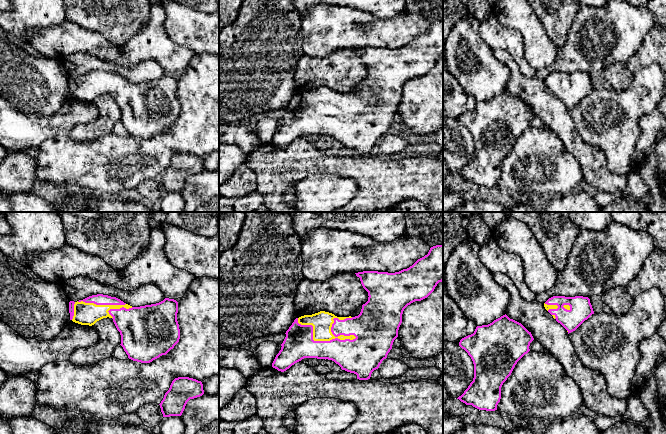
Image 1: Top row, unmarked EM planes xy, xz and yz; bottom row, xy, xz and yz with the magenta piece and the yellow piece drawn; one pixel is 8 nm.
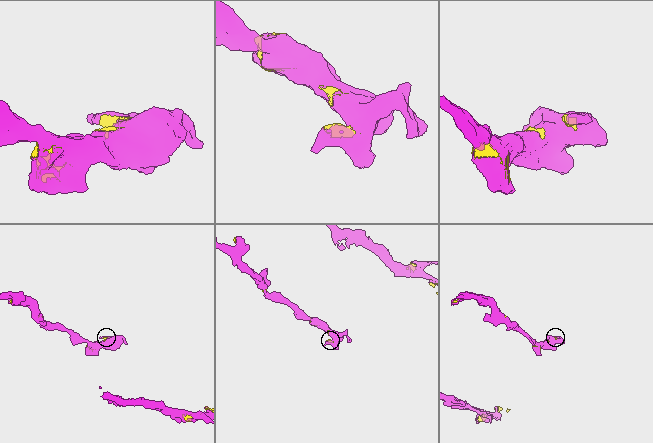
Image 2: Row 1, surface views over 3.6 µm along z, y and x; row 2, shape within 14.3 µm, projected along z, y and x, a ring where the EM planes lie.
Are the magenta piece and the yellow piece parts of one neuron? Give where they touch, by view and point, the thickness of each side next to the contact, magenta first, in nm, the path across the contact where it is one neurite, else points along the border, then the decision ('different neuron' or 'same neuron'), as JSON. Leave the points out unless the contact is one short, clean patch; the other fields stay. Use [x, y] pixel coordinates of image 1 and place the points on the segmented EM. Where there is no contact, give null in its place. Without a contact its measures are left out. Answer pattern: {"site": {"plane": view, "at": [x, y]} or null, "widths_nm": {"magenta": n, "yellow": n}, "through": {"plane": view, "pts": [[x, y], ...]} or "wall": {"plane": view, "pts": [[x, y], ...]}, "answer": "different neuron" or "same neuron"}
{"site": {"plane": "xz", "at": [319, 341]}, "widths_nm": {"magenta": 240, "yellow": 160}, "answer": "same neuron"}

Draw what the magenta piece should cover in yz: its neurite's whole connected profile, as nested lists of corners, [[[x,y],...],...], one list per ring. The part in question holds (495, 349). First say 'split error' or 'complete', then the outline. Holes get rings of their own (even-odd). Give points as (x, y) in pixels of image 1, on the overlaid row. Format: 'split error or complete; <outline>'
complete; [[[506,314],[488,325],[477,326],[473,334],[462,338],[459,342],[459,346],[473,361],[474,378],[457,399],[479,410],[497,410],[503,383],[511,375],[517,362],[530,351],[529,346],[533,340],[531,332]]]

